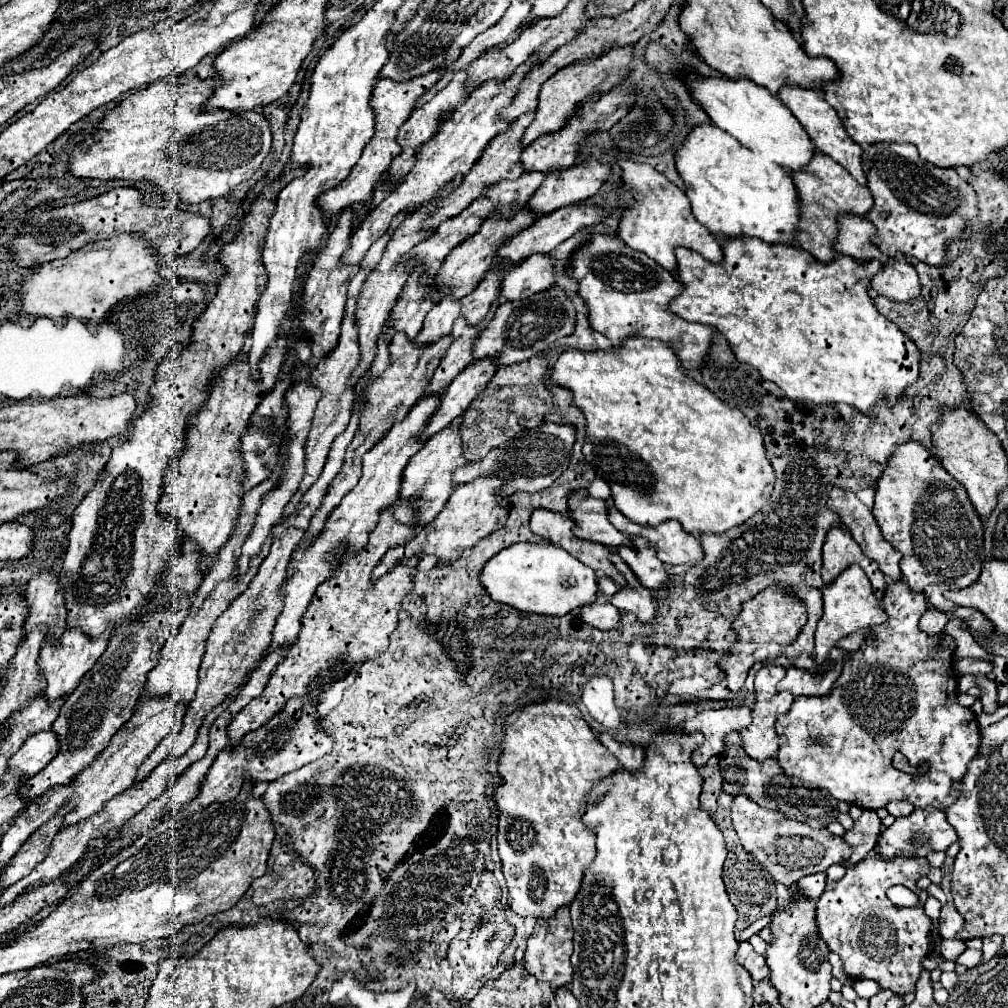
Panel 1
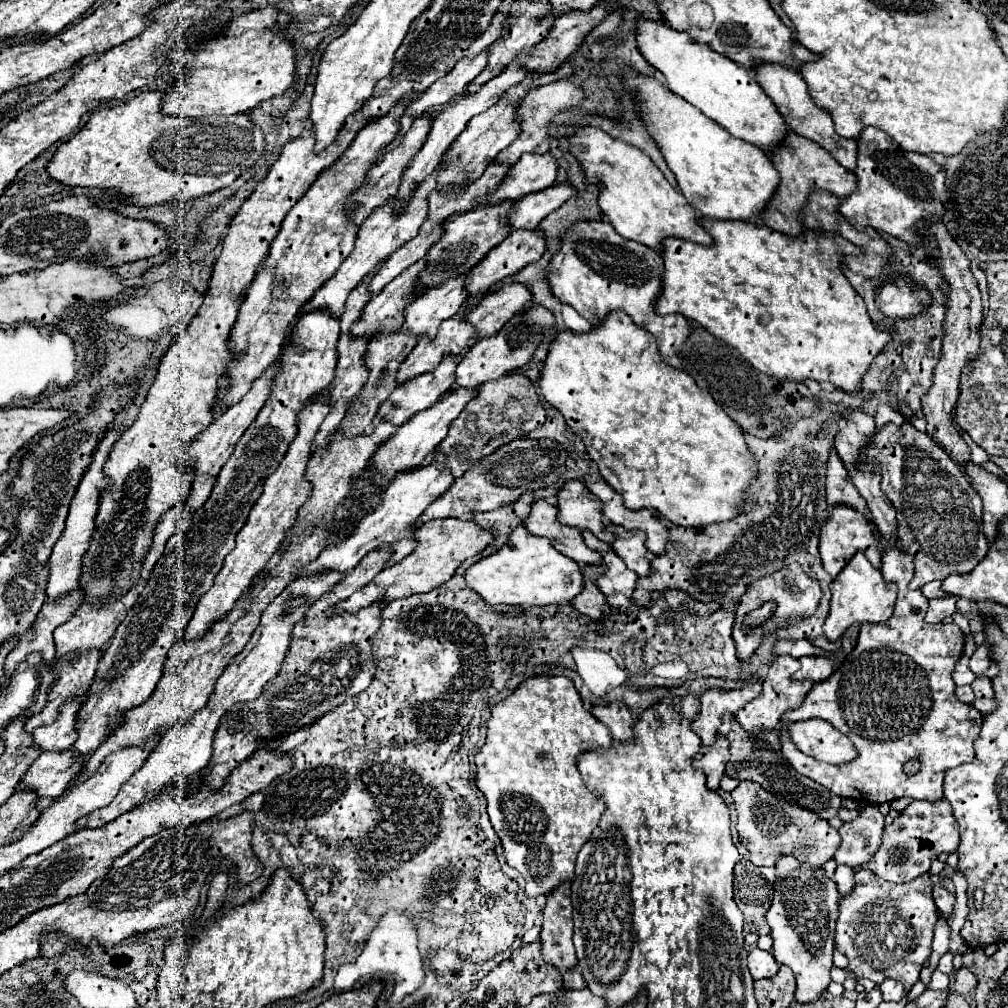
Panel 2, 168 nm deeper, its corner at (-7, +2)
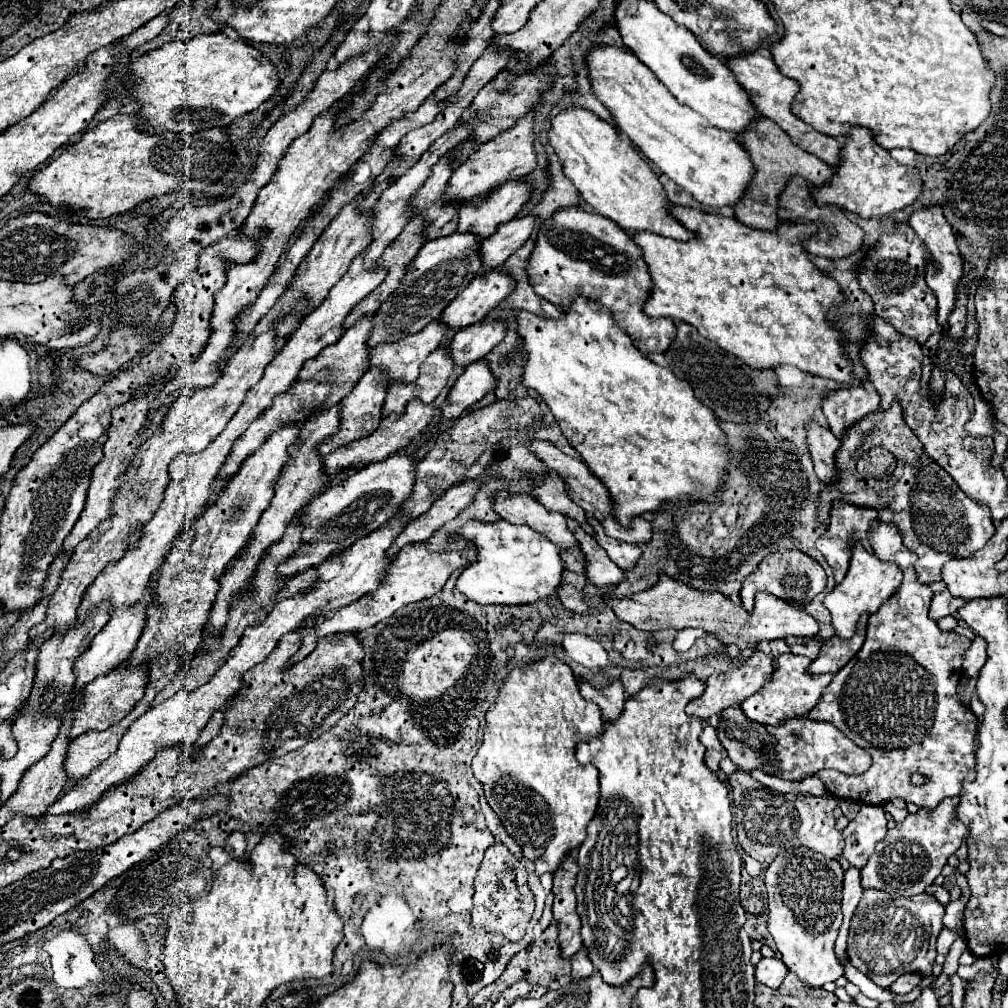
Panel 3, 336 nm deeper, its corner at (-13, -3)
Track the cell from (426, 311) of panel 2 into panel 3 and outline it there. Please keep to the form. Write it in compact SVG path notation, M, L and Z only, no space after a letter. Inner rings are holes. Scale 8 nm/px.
M437 318L435 322L429 322L423 330L407 334L405 338L393 344L379 344L371 350L369 368L383 368L391 382L415 382L419 376L421 362L441 344L445 332L447 324L441 318Z

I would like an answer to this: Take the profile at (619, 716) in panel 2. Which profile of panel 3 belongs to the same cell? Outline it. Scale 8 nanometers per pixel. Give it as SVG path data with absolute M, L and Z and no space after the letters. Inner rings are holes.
M583 680L579 684L581 684L579 686L581 696L585 700L595 702L601 708L605 722L615 722L621 716L621 712L625 708L625 690L623 690L621 682L613 682L603 690L597 690L589 682L583 682Z

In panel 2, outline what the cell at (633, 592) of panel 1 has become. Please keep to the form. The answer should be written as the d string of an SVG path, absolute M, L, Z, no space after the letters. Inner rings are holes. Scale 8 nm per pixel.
M587 529L581 531L583 541L589 549L595 549L597 553L601 553L603 557L603 565L605 571L601 577L597 577L597 585L601 589L601 593L605 595L613 595L613 593L623 593L627 597L633 595L635 591L635 583L637 583L637 575L627 569L627 565L621 561L621 557L617 557L617 553L613 553L611 545L599 541L597 537L593 537Z

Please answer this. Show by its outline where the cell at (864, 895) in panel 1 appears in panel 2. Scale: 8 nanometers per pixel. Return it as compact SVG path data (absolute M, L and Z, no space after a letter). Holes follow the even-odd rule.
M867 869L855 873L855 889L839 903L835 945L849 959L849 969L857 977L867 977L875 985L885 979L897 979L905 987L919 981L923 963L931 955L933 929L939 911L931 895L931 879L925 873L911 883L895 885L879 879Z

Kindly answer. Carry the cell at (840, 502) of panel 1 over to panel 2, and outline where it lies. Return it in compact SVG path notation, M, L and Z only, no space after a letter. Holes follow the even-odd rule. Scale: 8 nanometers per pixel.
M829 453L829 465L827 465L827 473L825 473L825 487L827 487L827 503L833 505L849 505L857 511L861 511L865 517L869 517L869 509L865 499L857 493L855 485L849 481L847 469L843 465L843 461L837 457L837 453Z

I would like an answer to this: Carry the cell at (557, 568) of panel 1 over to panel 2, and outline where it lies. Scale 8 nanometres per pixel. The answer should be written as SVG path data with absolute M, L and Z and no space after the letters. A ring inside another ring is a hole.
M519 525L497 553L477 561L465 571L465 583L491 605L559 605L569 603L581 591L583 575L579 563L561 555L551 541L531 535L523 525Z

